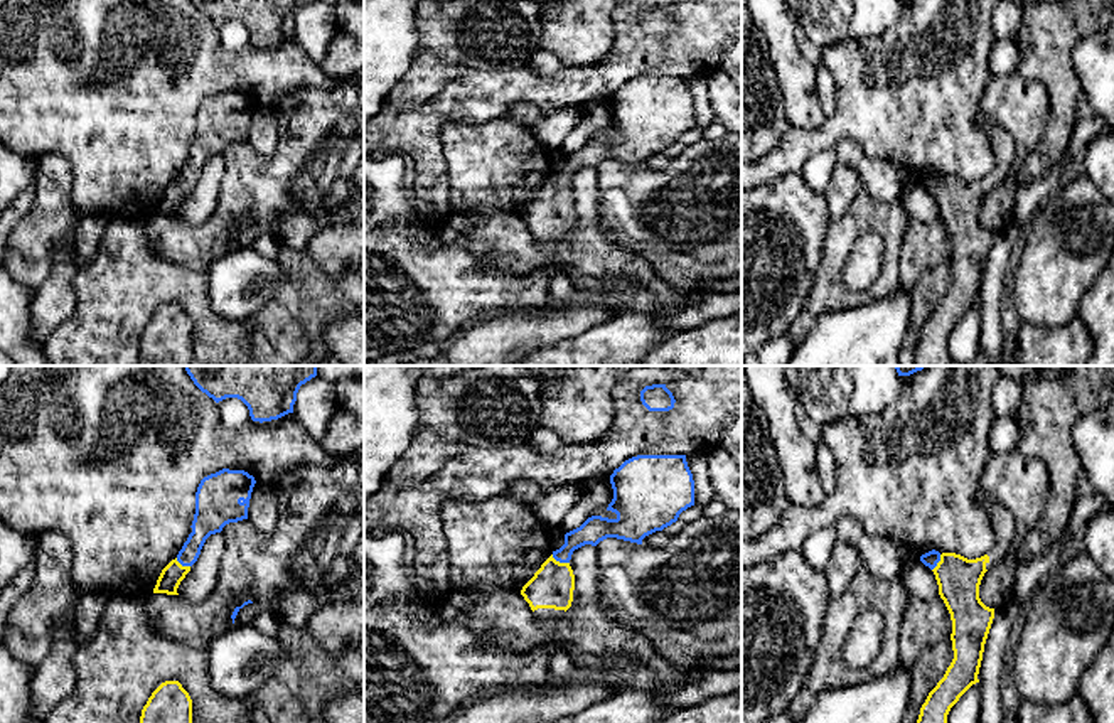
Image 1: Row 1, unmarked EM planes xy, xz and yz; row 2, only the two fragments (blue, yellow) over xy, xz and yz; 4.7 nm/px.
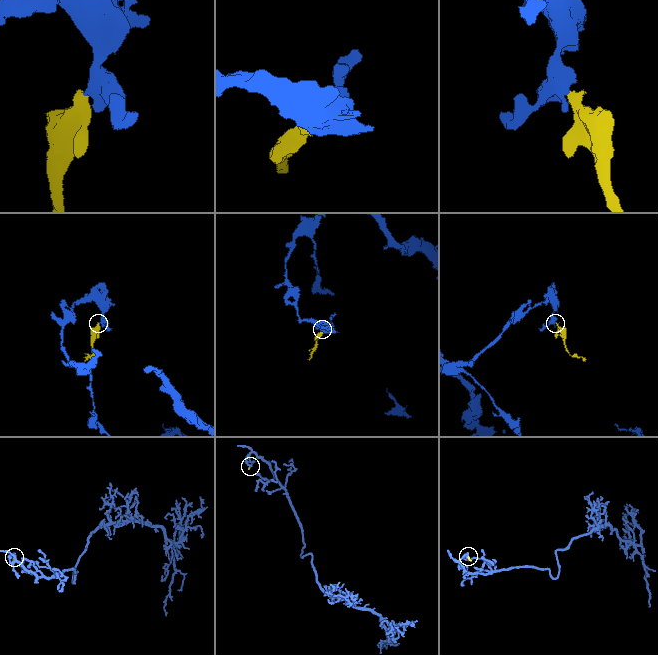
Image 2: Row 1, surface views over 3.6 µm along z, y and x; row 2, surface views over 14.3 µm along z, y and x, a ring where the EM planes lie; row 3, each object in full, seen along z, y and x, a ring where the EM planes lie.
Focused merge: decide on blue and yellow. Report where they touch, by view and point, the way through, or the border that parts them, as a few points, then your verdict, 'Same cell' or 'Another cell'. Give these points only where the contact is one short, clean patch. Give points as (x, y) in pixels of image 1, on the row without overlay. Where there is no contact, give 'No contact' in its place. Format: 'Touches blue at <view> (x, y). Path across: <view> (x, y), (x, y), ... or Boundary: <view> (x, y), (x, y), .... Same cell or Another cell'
Touches blue at xz (560, 184). Path across: xz (594, 152), (582, 157), (560, 184), (551, 209). Same cell

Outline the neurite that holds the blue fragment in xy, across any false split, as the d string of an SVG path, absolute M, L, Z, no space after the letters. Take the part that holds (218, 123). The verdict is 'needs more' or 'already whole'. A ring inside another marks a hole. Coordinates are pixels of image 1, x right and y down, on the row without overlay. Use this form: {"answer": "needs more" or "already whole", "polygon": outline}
{"answer": "needs more", "polygon": "M222 91L204 99L195 115L192 155L160 195L153 216L179 217L177 211L197 184L206 162L229 145L248 142L248 130L256 103L244 93Z"}

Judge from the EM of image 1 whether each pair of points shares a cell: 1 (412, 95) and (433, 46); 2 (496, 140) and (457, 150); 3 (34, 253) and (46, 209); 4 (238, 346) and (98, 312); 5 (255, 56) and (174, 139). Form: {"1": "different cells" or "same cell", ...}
{"1": "same cell", "2": "same cell", "3": "same cell", "4": "same cell", "5": "same cell"}

